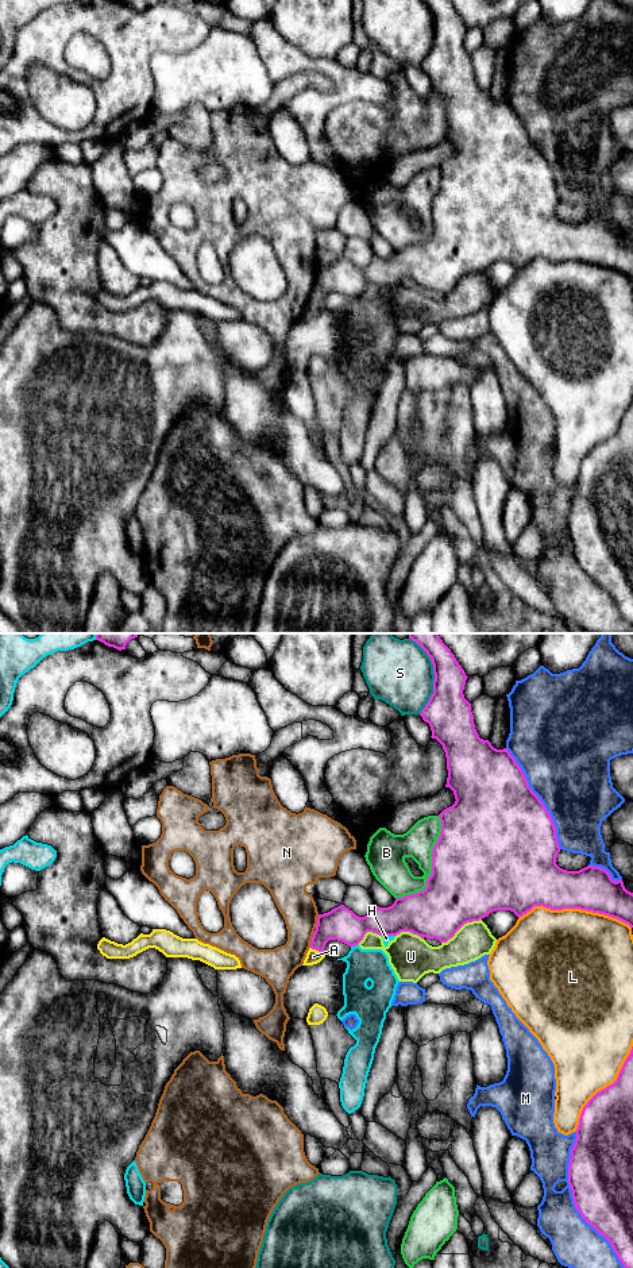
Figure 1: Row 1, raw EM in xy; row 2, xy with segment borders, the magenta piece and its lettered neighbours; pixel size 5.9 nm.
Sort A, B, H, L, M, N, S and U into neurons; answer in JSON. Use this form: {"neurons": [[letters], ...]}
{"neurons": [["A"], ["B"], ["H"], ["L"], ["M"], ["N"], ["S"], ["U"]]}

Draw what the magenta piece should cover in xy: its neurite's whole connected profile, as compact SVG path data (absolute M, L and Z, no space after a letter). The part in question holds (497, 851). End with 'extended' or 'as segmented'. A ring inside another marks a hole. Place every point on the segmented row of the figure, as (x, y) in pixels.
M409 633L409 639L426 652L433 664L433 694L420 716L429 724L431 737L443 745L448 770L445 787L453 791L456 801L439 814L441 833L432 849L432 875L426 879L426 887L416 894L397 898L389 907L375 906L364 917L356 916L344 905L319 914L310 948L324 953L329 940L355 947L367 932L379 936L410 932L421 939L436 939L440 943L447 943L464 924L479 921L495 910L510 910L520 918L534 906L544 906L551 910L587 910L617 918L633 928L633 893L625 889L622 879L613 880L610 874L601 867L587 866L579 871L567 871L556 864L560 847L549 812L529 787L524 771L510 752L506 748L497 749L489 740L479 737L471 704L463 694L468 677L439 633Z; as segmented

